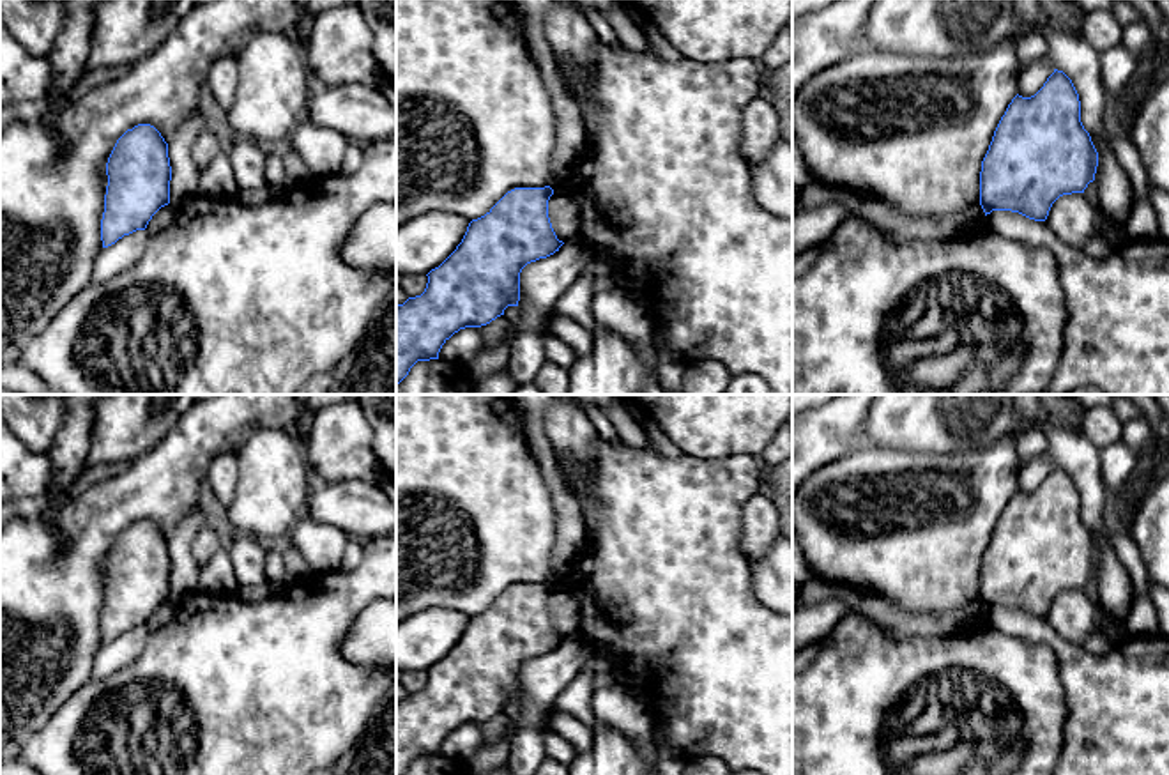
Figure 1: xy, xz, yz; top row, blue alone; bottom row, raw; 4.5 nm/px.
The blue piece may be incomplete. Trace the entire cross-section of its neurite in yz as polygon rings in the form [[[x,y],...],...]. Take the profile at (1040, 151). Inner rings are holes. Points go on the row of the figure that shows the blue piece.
[[[1054,69],[1031,97],[1015,96],[1001,117],[980,172],[980,205],[992,211],[1019,212],[1045,221],[1052,203],[1072,193],[1084,193],[1095,180],[1098,152],[1081,122],[1081,101],[1072,80]]]

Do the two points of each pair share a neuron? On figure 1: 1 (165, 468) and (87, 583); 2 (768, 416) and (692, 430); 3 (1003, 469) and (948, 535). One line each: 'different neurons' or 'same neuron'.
1: same neuron
2: same neuron
3: same neuron

